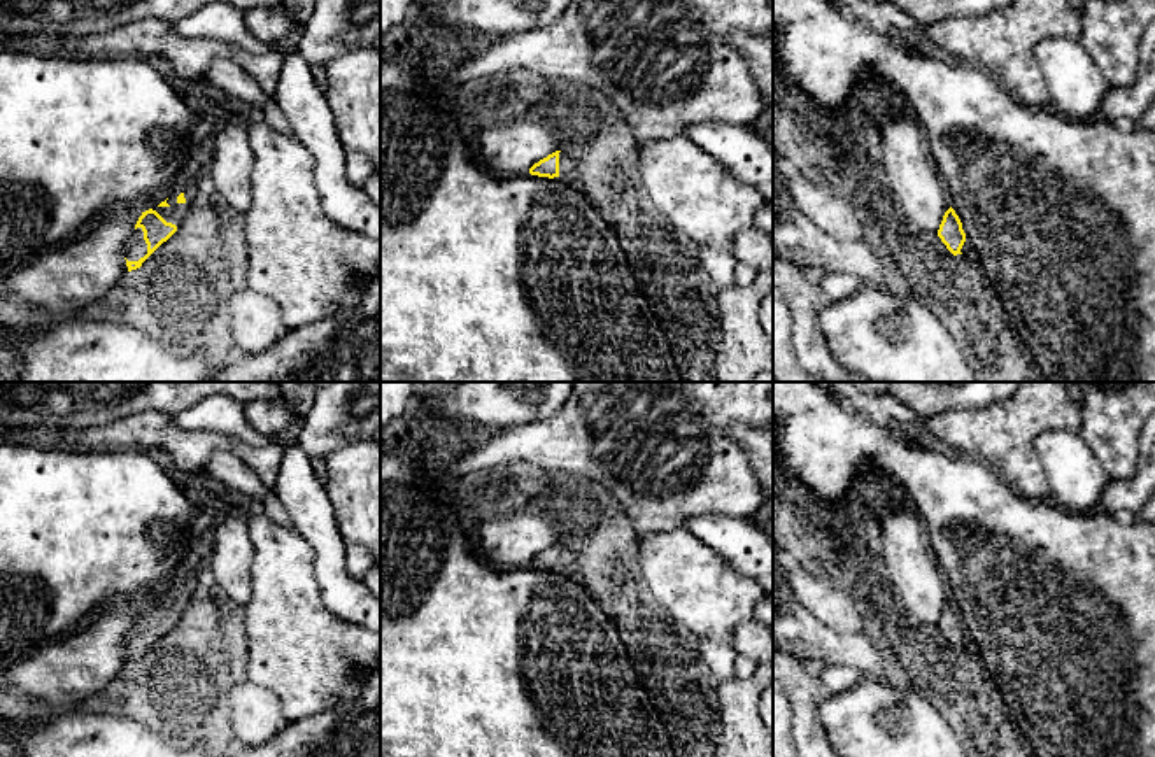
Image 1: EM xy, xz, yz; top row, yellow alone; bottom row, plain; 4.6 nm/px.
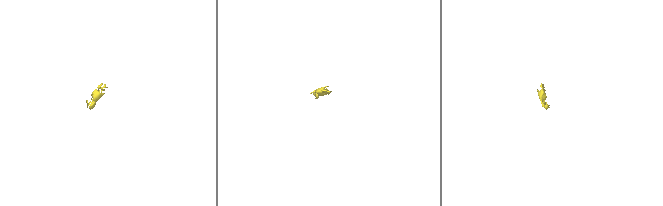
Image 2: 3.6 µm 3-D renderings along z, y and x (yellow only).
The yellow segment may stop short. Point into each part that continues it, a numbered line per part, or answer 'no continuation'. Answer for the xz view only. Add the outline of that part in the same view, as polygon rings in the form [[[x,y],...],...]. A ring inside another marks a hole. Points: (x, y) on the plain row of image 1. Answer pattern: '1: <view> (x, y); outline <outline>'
1: xz (566, 556); outline [[[559,545],[559,570],[570,571],[575,561],[575,552]]]

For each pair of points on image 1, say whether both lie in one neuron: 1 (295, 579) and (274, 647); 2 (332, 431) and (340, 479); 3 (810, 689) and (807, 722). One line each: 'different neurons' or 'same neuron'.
1: same neuron
2: different neurons
3: same neuron

